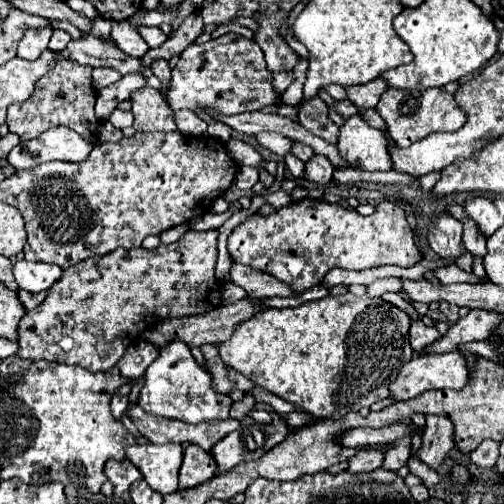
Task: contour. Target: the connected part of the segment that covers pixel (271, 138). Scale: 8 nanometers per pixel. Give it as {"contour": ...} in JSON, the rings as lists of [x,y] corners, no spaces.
{"contour":[[[262,131],[262,133],[256,133],[254,139],[256,139],[262,147],[270,149],[272,153],[278,153],[278,155],[286,155],[286,153],[290,153],[290,145],[292,145],[292,141],[290,141],[288,137],[284,137],[284,135],[280,135],[280,133],[274,133],[274,131]]]}

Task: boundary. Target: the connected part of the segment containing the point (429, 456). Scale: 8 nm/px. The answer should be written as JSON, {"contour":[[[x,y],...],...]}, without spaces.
{"contour":[[[428,415],[426,417],[426,431],[422,435],[422,445],[416,451],[416,457],[426,463],[430,469],[436,469],[450,449],[454,447],[454,431],[450,427],[450,419],[440,415]]]}

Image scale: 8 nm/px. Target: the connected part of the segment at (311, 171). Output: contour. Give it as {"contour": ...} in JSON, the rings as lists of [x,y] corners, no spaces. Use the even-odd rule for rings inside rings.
{"contour":[[[314,155],[314,159],[306,161],[306,169],[304,169],[304,179],[316,185],[326,185],[332,179],[332,171],[334,167],[330,165],[328,159],[324,159],[322,155]]]}

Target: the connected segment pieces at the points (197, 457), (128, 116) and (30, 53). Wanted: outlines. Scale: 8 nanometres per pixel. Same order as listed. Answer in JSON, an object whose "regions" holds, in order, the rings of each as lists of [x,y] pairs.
{"regions":[[[[188,445],[184,449],[184,461],[180,467],[180,487],[178,489],[188,489],[196,487],[216,475],[216,463],[210,453],[196,445]]],[[[116,109],[116,111],[110,115],[108,121],[110,121],[116,129],[126,129],[126,127],[132,127],[134,117],[132,117],[132,113],[124,113],[124,111]]],[[[42,27],[42,29],[28,29],[22,37],[22,41],[18,43],[18,57],[34,61],[38,59],[38,55],[48,47],[52,29],[50,27]]]]}

